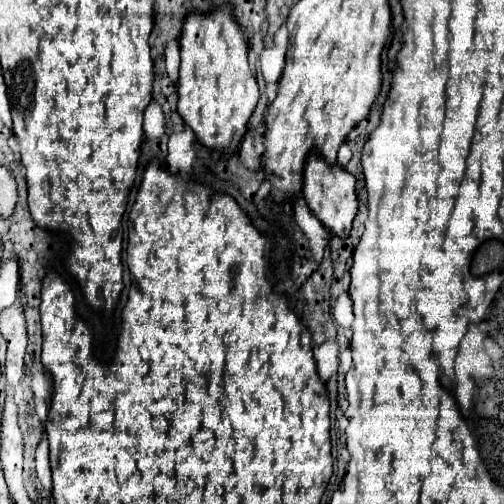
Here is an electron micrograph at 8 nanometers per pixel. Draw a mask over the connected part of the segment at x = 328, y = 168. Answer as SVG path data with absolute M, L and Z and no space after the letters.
M312 152L306 158L304 166L304 186L302 186L302 196L306 198L310 210L318 216L318 220L330 228L332 234L344 238L350 234L352 220L358 210L358 200L356 200L356 178L342 166L338 164L328 164L322 154Z

